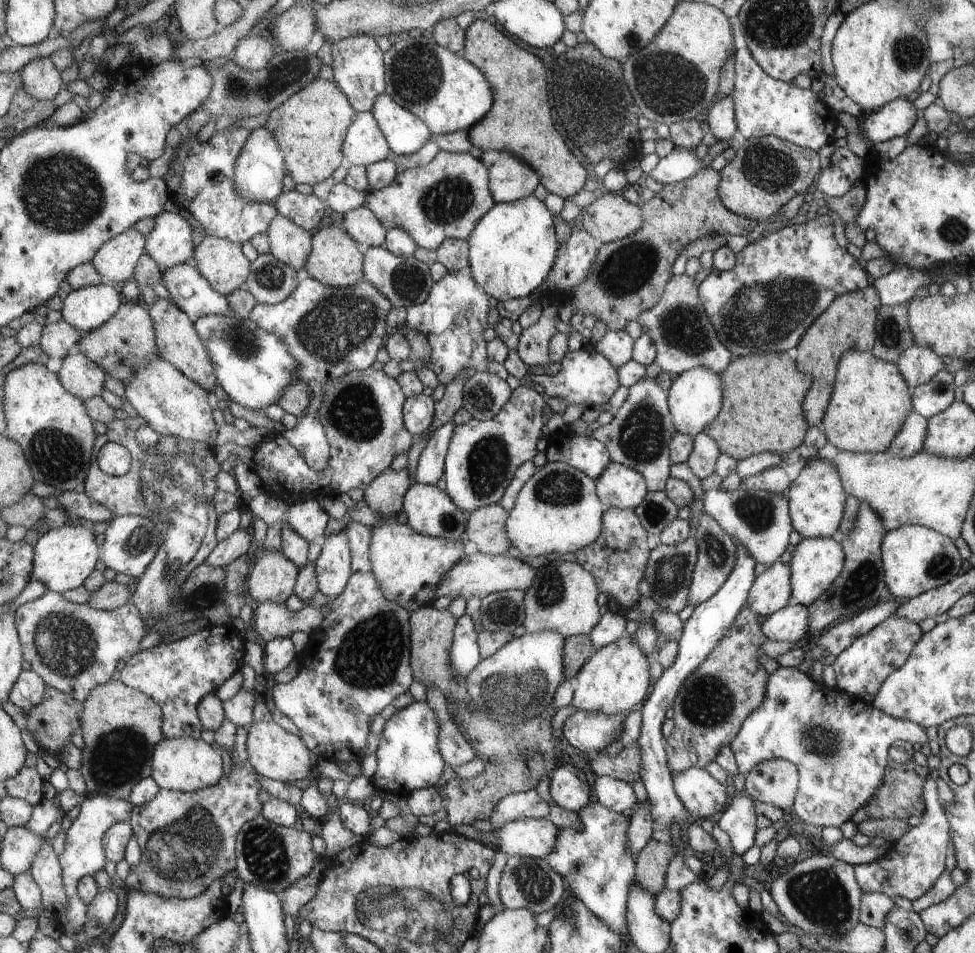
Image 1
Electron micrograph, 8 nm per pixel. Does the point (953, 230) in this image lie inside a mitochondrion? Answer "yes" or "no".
yes

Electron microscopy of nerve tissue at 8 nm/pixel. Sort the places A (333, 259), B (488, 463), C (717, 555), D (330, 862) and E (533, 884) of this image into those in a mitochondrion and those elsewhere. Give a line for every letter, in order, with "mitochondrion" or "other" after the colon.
A: other
B: mitochondrion
C: mitochondrion
D: other
E: mitochondrion

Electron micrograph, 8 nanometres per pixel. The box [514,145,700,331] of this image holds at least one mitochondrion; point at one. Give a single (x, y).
(629, 268)

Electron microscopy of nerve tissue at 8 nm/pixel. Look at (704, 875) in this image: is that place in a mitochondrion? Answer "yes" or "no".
no

